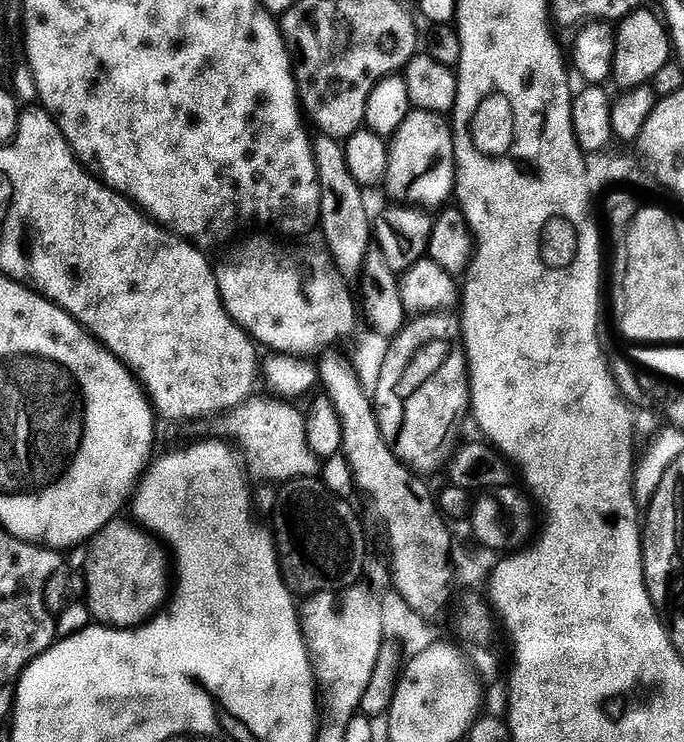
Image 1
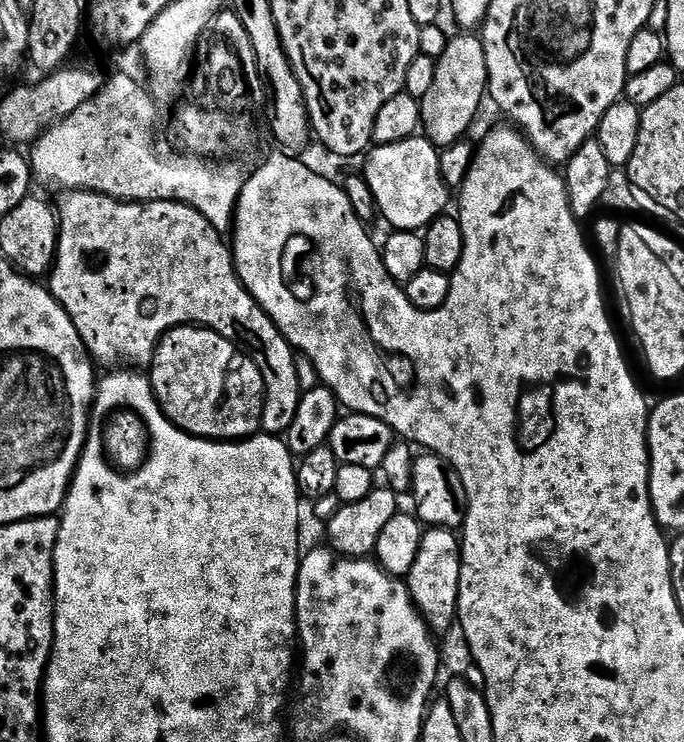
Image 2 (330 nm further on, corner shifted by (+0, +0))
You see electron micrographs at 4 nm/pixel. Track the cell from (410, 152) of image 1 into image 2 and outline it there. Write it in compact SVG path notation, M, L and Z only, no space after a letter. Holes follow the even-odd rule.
M476 34L460 35L464 36L453 35L449 39L445 53L437 59L434 86L430 86L430 94L424 96L420 105L423 135L441 150L461 143L467 137L464 135L475 122L480 112L480 103L486 100L488 90L483 39Z

